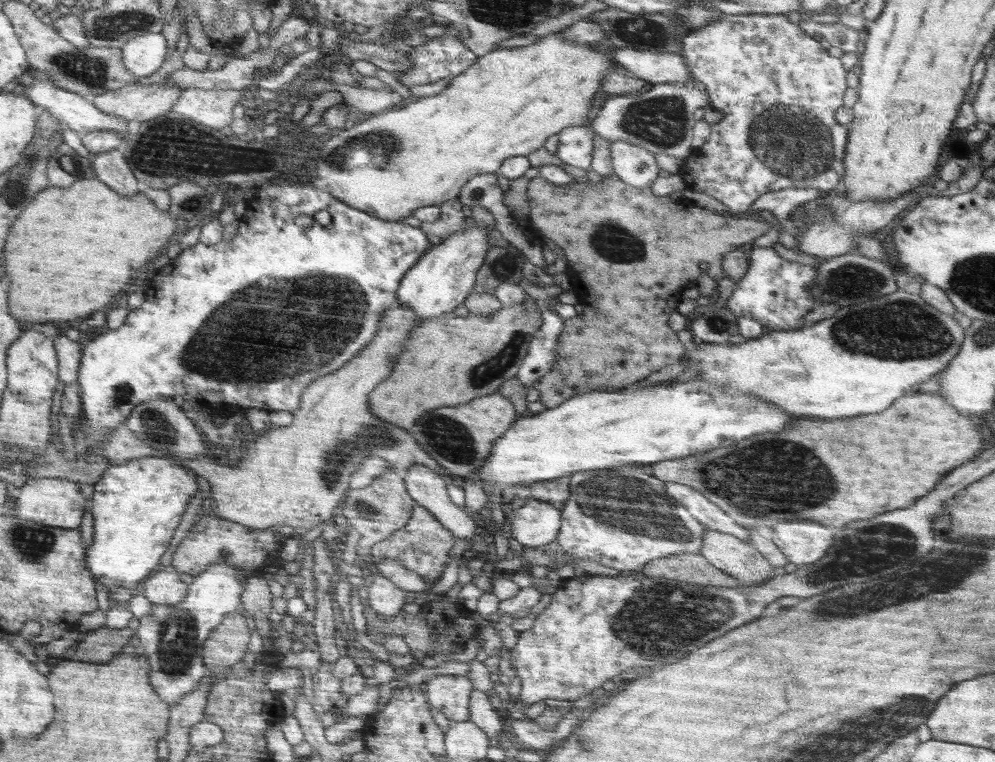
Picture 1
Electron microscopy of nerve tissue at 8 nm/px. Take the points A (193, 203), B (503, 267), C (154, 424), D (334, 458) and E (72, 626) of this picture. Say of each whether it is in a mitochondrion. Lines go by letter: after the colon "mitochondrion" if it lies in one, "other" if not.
A: mitochondrion
B: mitochondrion
C: mitochondrion
D: mitochondrion
E: other

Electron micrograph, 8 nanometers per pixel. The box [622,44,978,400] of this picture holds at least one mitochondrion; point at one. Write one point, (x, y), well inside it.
(883, 329)

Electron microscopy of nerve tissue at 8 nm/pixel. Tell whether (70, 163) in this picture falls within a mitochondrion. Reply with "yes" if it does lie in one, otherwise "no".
yes

